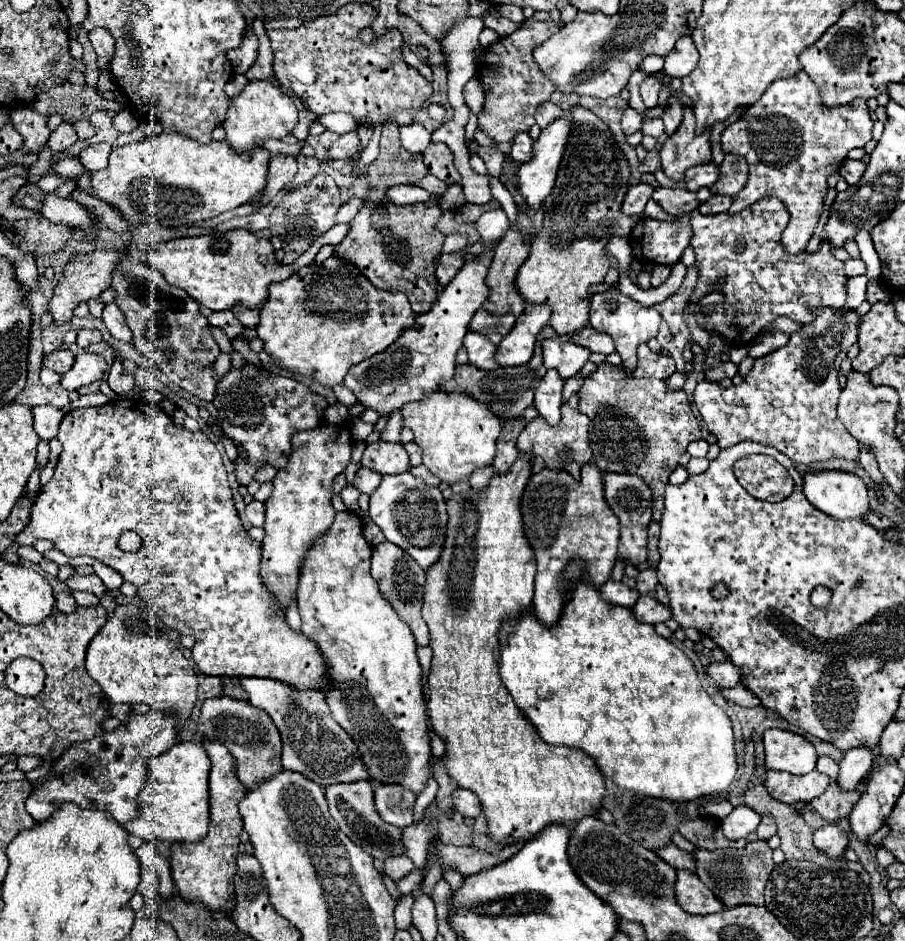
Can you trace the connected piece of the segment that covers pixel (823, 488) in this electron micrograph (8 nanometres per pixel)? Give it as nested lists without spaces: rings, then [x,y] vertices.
[[[846,471],[806,473],[804,495],[820,511],[836,519],[862,519],[868,507],[866,483]]]

